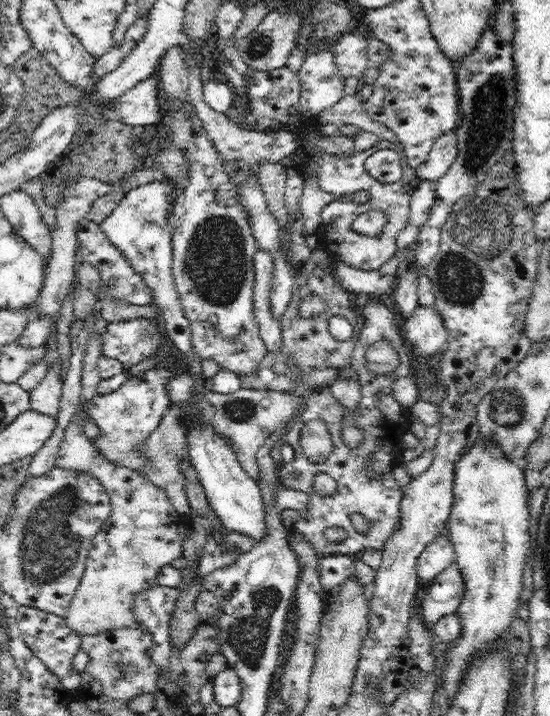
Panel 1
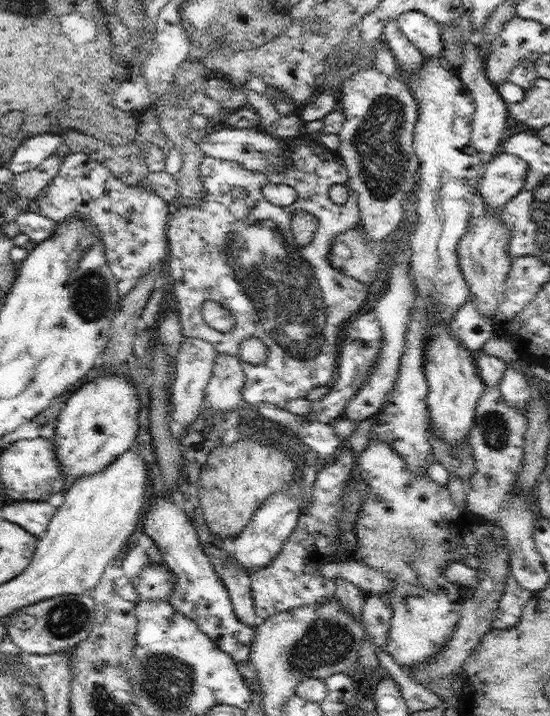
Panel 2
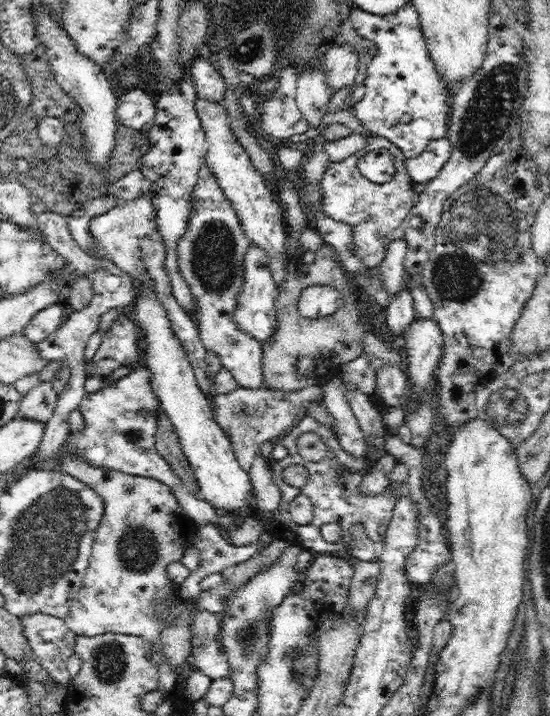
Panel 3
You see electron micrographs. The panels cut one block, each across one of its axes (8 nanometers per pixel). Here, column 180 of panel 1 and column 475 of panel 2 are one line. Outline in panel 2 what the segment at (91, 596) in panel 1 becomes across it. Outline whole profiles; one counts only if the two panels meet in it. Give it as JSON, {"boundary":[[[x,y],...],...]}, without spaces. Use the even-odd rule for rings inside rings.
{"boundary":[[[370,441],[364,449],[364,454],[359,454],[357,461],[359,476],[367,482],[370,490],[363,496],[363,507],[355,520],[355,531],[359,539],[352,559],[378,572],[388,573],[389,577],[395,580],[393,588],[382,592],[389,596],[393,606],[391,627],[385,646],[399,665],[410,667],[439,654],[456,630],[464,598],[459,594],[456,583],[450,582],[443,574],[450,562],[460,562],[469,556],[481,559],[484,556],[481,546],[488,539],[496,541],[506,549],[509,556],[512,556],[512,551],[509,550],[505,532],[498,524],[474,514],[467,506],[458,508],[447,487],[440,486],[427,474],[411,474],[400,453],[387,442]]]}

